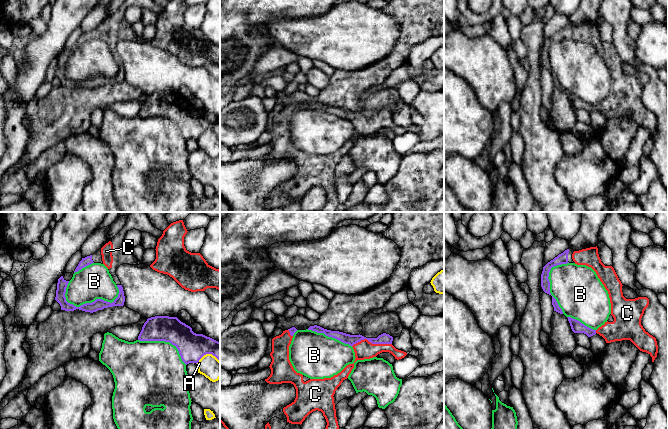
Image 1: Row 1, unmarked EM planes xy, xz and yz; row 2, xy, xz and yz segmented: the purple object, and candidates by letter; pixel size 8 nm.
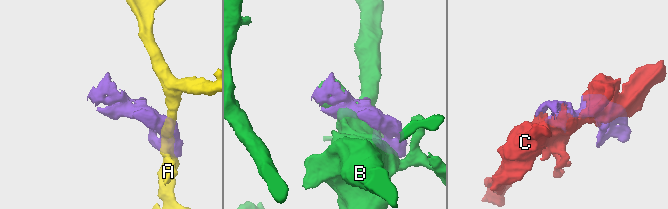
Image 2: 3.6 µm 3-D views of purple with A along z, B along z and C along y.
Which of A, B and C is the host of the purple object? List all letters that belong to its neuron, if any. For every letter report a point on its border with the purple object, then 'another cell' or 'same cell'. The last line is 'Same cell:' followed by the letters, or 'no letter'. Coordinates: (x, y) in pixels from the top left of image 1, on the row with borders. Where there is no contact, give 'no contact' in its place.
A: meets purple in xy at (207, 353); another cell
B: meets purple in xy at (94, 301); another cell
C: meets purple in xz at (371, 342); same cell
Same cell: C

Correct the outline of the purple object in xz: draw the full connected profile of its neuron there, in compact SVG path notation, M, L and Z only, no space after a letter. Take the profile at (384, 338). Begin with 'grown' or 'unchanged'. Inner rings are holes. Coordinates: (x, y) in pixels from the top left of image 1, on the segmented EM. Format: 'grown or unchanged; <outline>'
grown; M317 325L310 326L308 330L324 333L328 337L335 338L352 346L356 357L354 363L357 360L376 357L382 352L391 353L397 360L407 355L406 352L398 350L392 345L393 337L386 333L379 335L377 338L366 338L360 334L350 335L339 331L327 330Z

